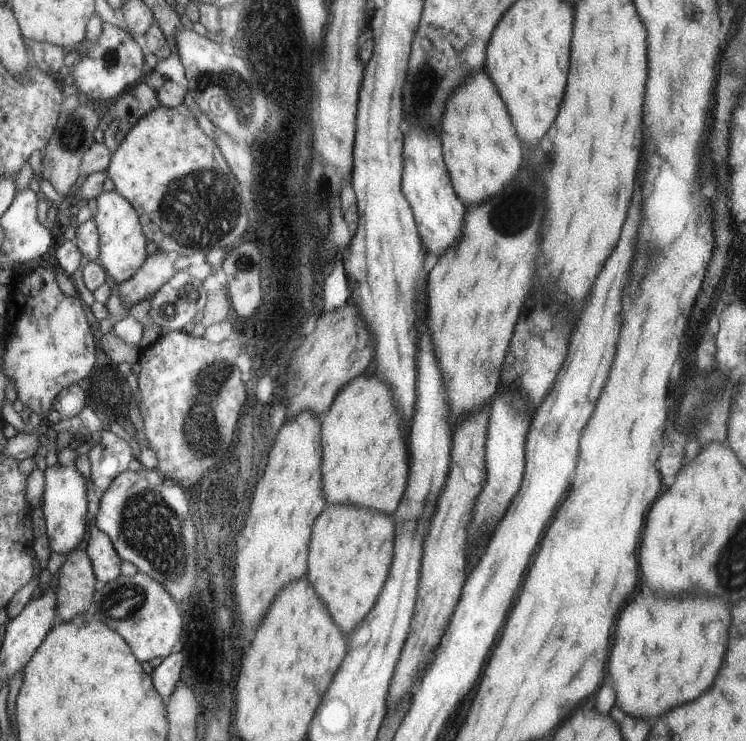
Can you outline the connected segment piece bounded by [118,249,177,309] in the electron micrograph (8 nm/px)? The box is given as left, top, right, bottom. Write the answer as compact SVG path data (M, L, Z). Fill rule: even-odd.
M159 249L148 256L139 272L118 286L122 304L130 309L140 300L150 300L153 294L176 274L175 257L174 254Z

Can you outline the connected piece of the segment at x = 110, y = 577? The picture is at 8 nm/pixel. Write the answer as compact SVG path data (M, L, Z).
M89 478L86 480L87 499L88 499L88 540L87 553L90 555L91 562L94 564L95 574L101 584L114 581L122 572L122 558L115 549L112 538L95 522L99 511L100 497L95 494L96 488L93 481Z

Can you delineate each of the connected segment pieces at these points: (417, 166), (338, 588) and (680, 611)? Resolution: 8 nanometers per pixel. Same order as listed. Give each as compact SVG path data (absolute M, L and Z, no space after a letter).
M420 126L408 128L403 144L404 161L404 194L414 208L415 221L422 236L423 250L427 254L444 254L448 248L456 246L463 237L463 226L467 216L467 205L459 198L447 170L443 156L441 138L434 130L420 132Z
M328 506L324 514L320 514L320 522L316 522L316 538L312 538L312 558L308 558L308 578L316 582L316 594L328 602L328 610L332 610L332 618L344 626L344 634L354 630L354 626L367 617L375 608L383 586L390 576L391 564L394 560L395 520L392 514L372 508L352 508L352 506Z
M638 594L624 608L624 614L620 616L620 626L616 626L616 646L612 646L612 658L608 660L608 676L612 678L612 684L614 684L616 706L622 712L628 712L634 718L658 718L664 712L668 712L672 708L678 708L678 706L702 696L712 686L712 682L714 682L714 678L716 678L716 674L718 674L718 670L722 666L722 658L724 658L724 652L726 652L726 642L728 642L728 628L730 628L730 612L728 612L726 604L720 602L718 598L706 598L706 596L688 598L688 596L684 596L684 598L664 598L664 600L660 600L656 596Z

